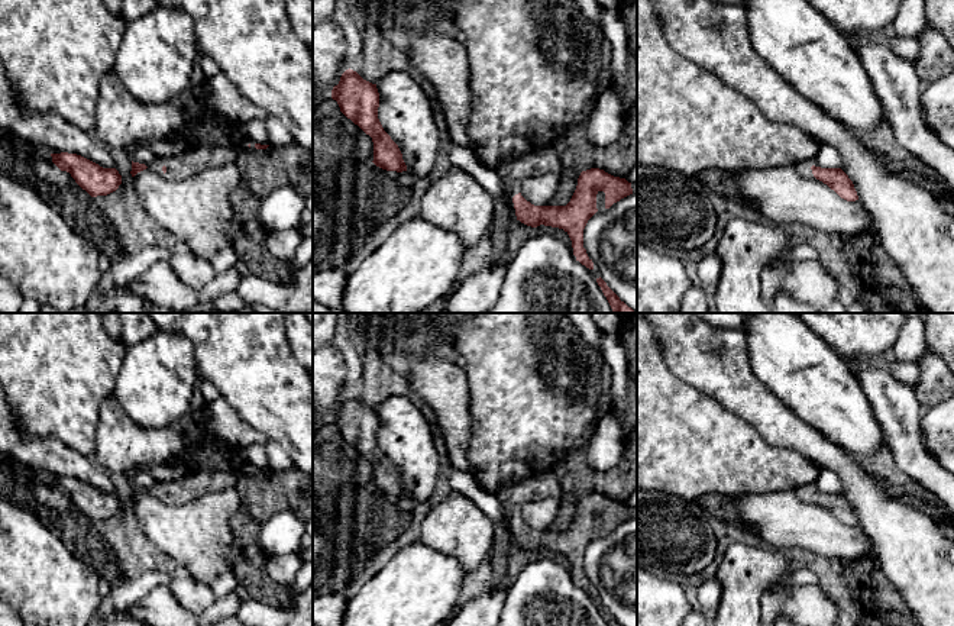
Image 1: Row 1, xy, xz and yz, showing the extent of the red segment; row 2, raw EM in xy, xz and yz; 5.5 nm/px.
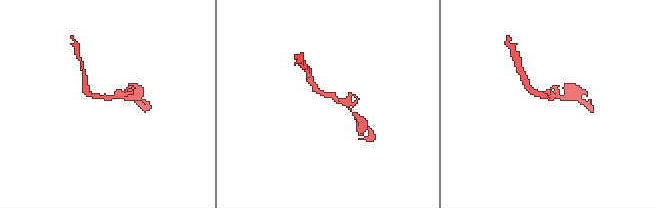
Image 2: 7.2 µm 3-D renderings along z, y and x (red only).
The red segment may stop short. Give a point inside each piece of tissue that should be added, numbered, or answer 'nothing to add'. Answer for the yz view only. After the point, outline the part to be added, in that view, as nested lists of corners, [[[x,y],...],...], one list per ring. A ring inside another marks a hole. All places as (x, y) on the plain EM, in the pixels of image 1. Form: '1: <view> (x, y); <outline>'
1: yz (804, 493); [[[816,483],[802,485],[802,487],[796,488],[795,491],[796,491],[796,496],[801,501],[815,503],[814,498],[812,498],[812,494],[811,494],[812,490],[819,491],[818,487],[816,487]]]

